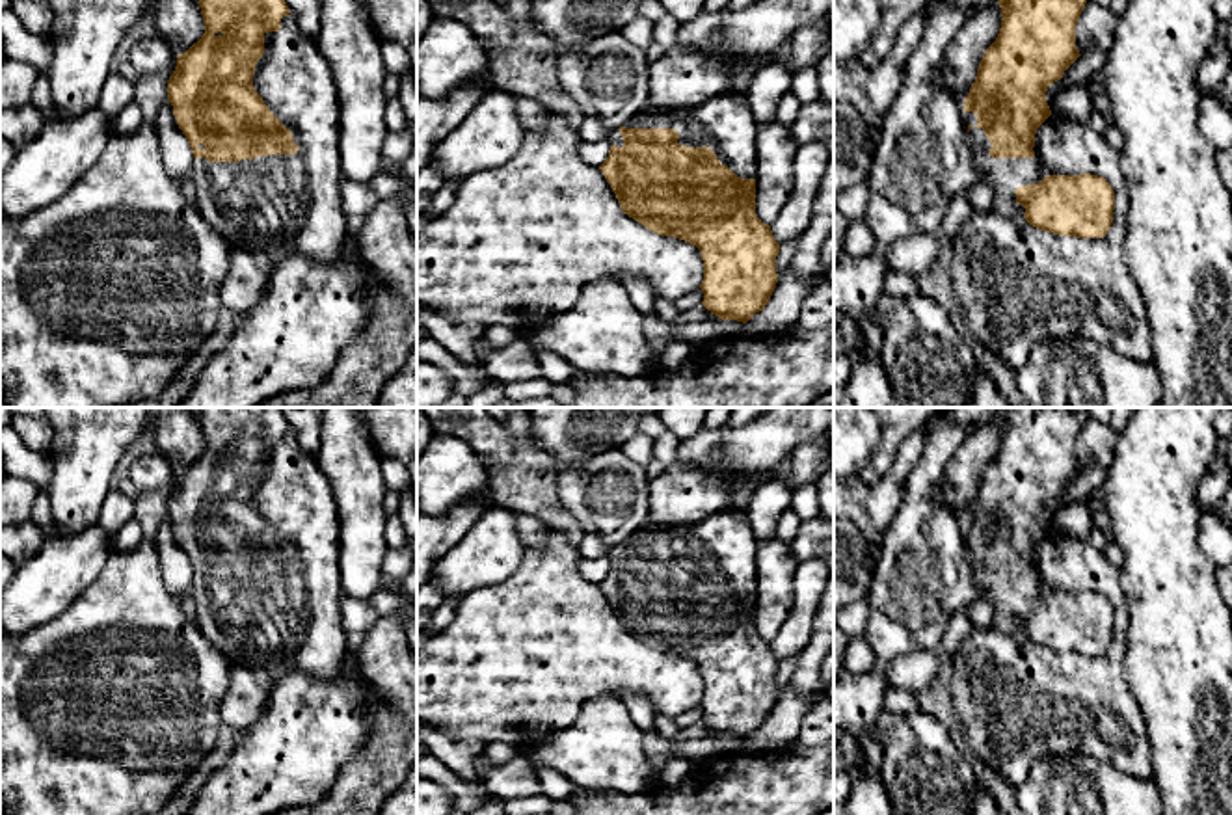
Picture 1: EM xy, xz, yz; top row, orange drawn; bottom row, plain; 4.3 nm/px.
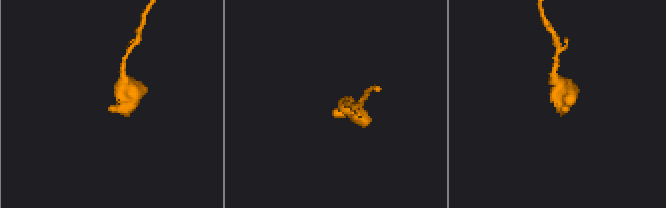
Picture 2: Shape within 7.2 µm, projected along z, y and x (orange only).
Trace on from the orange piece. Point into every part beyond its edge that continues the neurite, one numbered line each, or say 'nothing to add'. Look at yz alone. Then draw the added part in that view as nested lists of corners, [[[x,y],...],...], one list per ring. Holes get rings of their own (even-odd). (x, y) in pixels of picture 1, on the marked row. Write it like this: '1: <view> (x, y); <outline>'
1: yz (1004, 175); [[[973,112],[964,114],[966,123],[971,127],[968,141],[973,151],[975,167],[981,175],[981,182],[994,190],[992,208],[1001,216],[1012,216],[1016,212],[1016,188],[1037,184],[1044,179],[1040,173],[1038,158],[992,158],[988,141],[983,128],[977,128],[977,117]]]

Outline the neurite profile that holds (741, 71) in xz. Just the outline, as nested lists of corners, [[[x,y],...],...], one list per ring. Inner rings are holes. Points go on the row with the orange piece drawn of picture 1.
[[[733,60],[731,63],[733,93],[744,97],[756,71],[757,71],[756,61]]]

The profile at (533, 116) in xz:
[[[516,97],[516,106],[519,114],[519,121],[527,130],[543,132],[547,112],[534,99]]]

